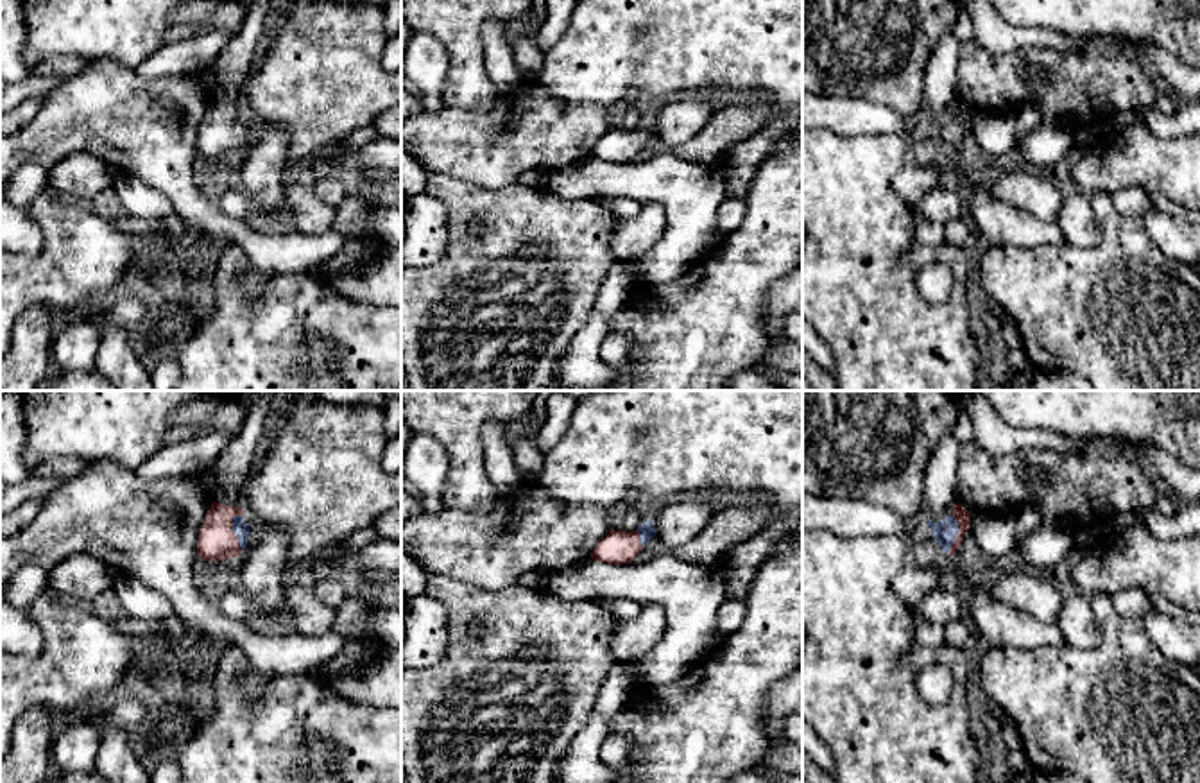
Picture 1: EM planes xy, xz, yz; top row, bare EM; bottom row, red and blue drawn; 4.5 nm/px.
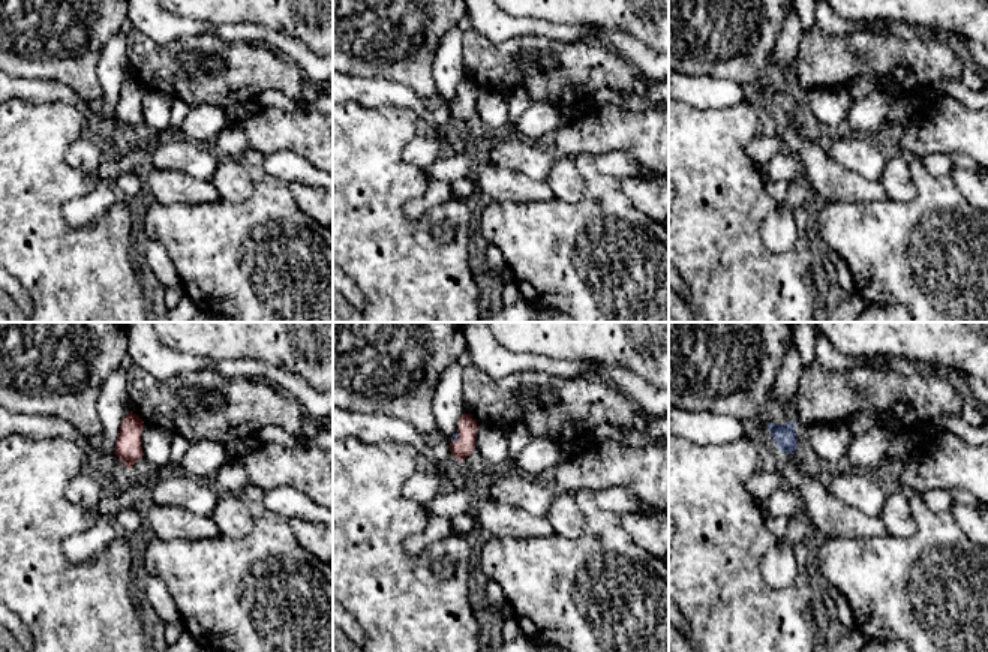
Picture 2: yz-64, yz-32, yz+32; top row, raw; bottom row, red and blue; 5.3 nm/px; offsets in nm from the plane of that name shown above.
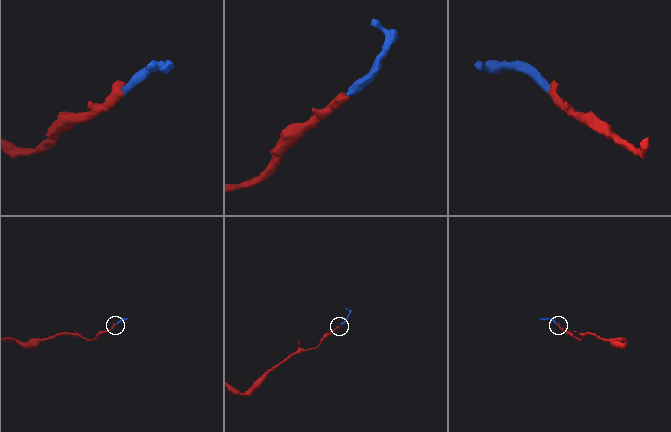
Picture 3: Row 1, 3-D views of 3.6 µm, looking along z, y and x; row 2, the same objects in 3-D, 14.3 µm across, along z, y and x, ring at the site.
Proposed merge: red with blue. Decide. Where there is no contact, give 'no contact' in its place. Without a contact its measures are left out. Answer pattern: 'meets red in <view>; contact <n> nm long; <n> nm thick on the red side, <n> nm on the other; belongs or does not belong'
meets red in xy; contact 160 nm long; 170 nm thick on the red side, 70 nm on the other; belongs

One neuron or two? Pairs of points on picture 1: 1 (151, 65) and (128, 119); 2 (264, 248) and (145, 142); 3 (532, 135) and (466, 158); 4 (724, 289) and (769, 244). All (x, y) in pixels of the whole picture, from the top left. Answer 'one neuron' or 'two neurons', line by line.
1: two neurons
2: one neuron
3: one neuron
4: one neuron

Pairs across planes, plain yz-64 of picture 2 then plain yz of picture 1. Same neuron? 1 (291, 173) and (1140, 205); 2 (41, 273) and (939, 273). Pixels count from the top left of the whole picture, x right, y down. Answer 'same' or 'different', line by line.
1: same
2: different

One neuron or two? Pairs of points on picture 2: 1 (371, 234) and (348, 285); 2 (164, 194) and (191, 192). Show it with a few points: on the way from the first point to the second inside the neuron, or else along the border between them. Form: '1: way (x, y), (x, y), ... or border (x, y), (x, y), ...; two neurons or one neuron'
1: border (348, 276), (359, 288), (365, 306); two neurons
2: way (170, 192), (185, 192); one neuron

